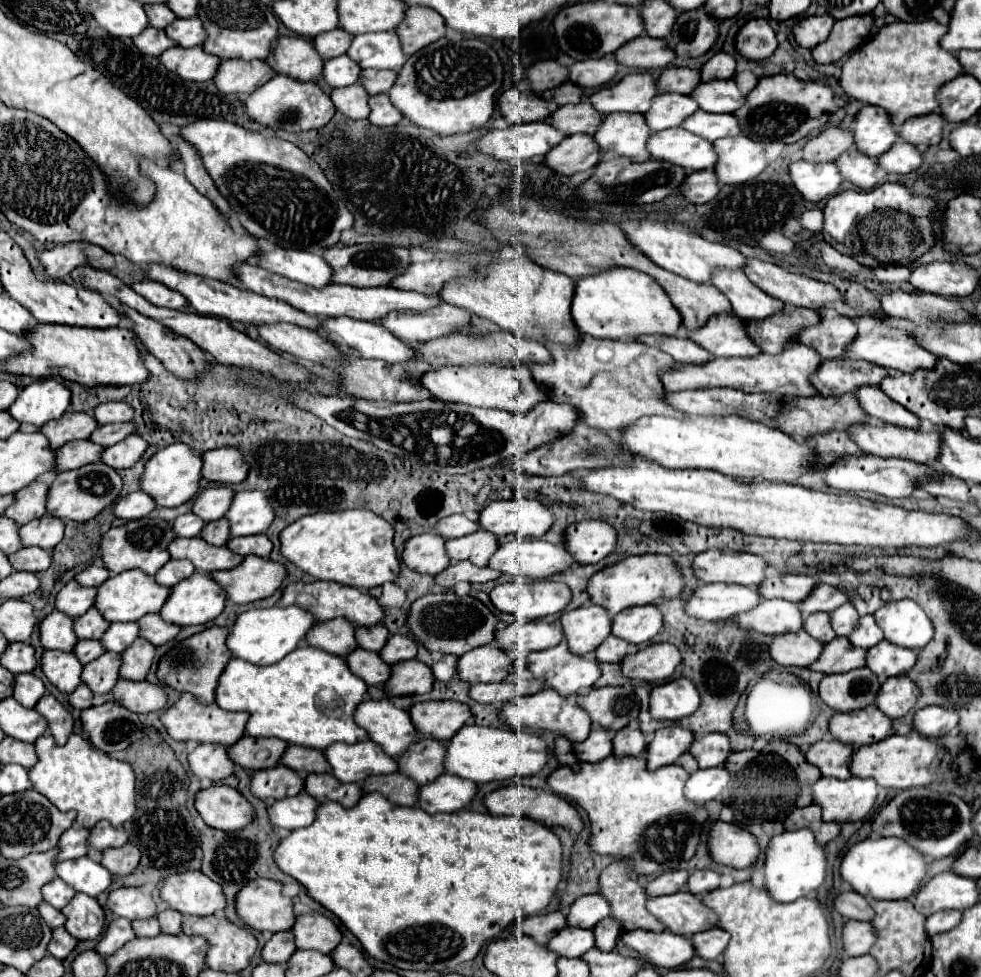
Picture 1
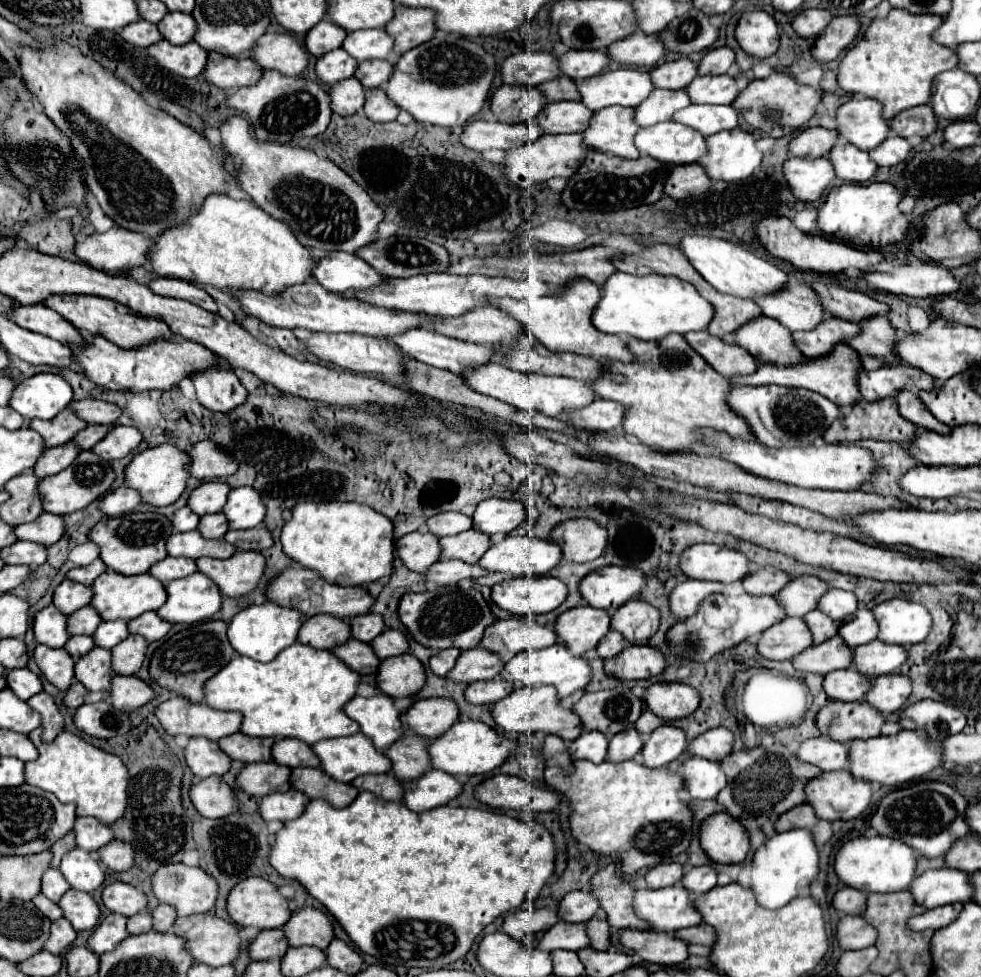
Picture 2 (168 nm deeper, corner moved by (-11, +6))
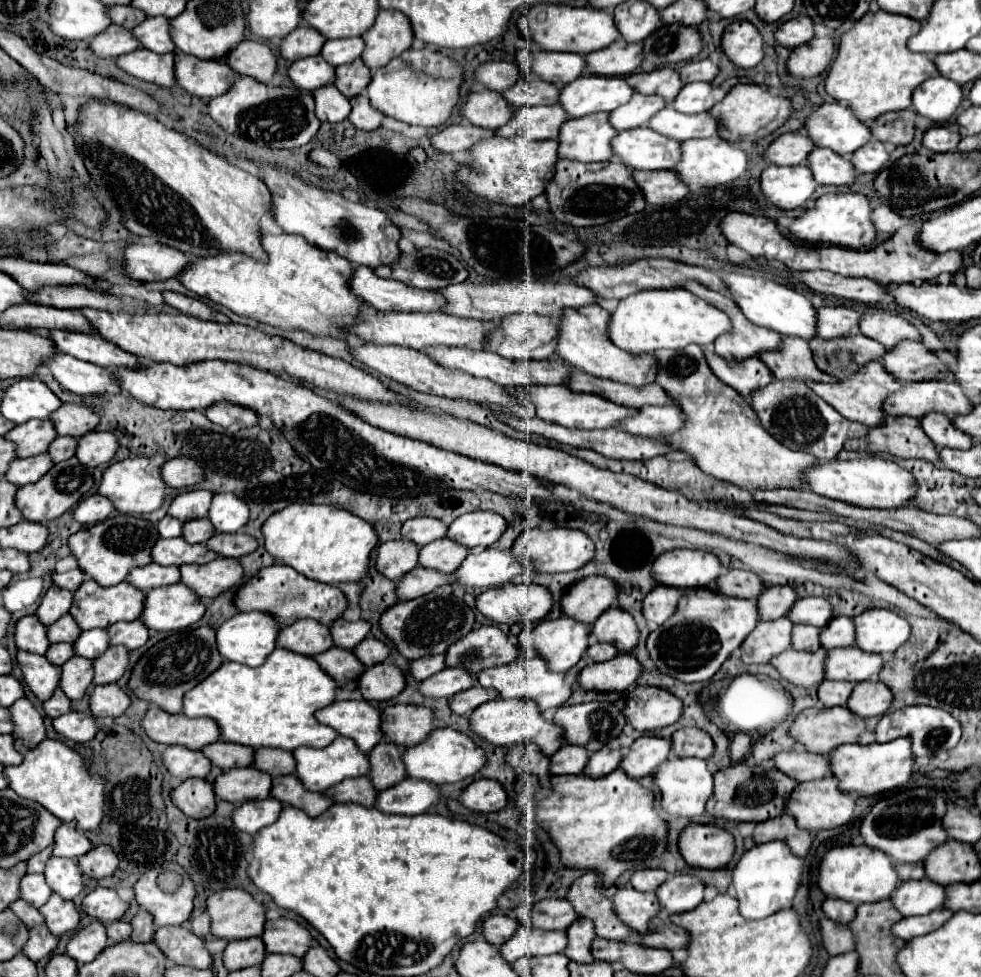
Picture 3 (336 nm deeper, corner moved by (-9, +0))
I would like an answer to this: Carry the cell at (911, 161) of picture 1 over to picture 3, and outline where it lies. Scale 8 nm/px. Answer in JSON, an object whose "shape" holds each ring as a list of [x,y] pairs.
{"shape":[[[872,139],[870,143],[866,143],[866,147],[854,151],[854,155],[850,157],[850,161],[854,163],[854,169],[858,173],[878,173],[884,163],[888,161],[890,151],[884,143]]]}

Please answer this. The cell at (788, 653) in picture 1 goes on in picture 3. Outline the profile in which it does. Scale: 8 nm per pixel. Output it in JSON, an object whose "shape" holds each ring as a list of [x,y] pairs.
{"shape":[[[788,617],[762,621],[746,637],[746,643],[740,647],[740,659],[744,663],[768,663],[774,655],[790,649],[792,621]]]}

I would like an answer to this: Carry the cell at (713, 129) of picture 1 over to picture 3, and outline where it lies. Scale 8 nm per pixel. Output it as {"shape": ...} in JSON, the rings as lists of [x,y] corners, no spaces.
{"shape":[[[664,107],[662,111],[658,111],[658,115],[654,115],[654,119],[650,119],[648,127],[652,131],[658,131],[660,135],[666,135],[676,141],[712,137],[718,131],[718,123],[712,115],[708,115],[708,113],[684,115],[672,107]]]}

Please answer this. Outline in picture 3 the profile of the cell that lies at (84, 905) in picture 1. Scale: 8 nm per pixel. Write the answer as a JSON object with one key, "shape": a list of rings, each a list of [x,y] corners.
{"shape":[[[50,895],[48,903],[42,905],[42,915],[44,915],[44,921],[50,929],[52,935],[62,935],[62,933],[68,933],[68,931],[74,931],[80,923],[80,913],[78,909],[74,907],[72,901],[64,901],[62,897],[58,895]]]}

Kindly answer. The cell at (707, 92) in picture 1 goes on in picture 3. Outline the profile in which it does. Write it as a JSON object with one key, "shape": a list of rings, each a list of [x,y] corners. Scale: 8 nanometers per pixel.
{"shape":[[[688,83],[674,99],[672,107],[680,113],[704,113],[716,103],[710,91],[712,85],[708,83]]]}

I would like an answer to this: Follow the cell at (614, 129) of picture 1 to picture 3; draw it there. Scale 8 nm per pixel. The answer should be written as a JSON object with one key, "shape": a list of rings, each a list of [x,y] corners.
{"shape":[[[608,113],[568,119],[560,127],[558,155],[574,161],[608,161],[612,157],[610,141],[618,131],[608,123]]]}

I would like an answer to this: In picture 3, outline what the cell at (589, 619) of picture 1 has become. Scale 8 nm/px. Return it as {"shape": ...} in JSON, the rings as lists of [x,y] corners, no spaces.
{"shape":[[[560,617],[554,621],[540,621],[530,631],[522,631],[518,635],[520,653],[524,653],[526,657],[546,659],[550,671],[558,671],[558,673],[566,673],[570,667],[574,667],[580,661],[580,657],[586,653],[588,645],[590,645],[590,625],[584,625],[570,617]]]}

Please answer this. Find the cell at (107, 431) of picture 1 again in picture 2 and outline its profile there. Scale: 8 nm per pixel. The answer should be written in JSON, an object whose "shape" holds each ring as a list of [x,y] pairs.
{"shape":[[[88,425],[84,431],[80,431],[74,441],[82,447],[82,449],[92,449],[98,441],[102,441],[102,437],[106,437],[106,433],[112,429],[114,425]]]}

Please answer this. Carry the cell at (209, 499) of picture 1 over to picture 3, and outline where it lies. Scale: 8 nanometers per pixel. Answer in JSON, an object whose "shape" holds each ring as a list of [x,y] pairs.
{"shape":[[[200,489],[186,491],[172,499],[172,503],[168,507],[168,515],[174,519],[180,519],[182,523],[206,517],[206,513],[210,509],[210,501],[212,501],[210,491],[200,491]]]}

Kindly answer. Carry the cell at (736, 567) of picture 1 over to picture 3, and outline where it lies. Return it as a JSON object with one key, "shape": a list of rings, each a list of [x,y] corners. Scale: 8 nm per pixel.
{"shape":[[[670,549],[652,563],[654,581],[678,589],[710,587],[722,571],[714,553],[698,549]]]}

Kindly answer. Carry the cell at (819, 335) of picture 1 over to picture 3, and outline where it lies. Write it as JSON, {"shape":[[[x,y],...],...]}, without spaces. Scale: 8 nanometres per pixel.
{"shape":[[[904,341],[896,349],[890,349],[882,363],[890,375],[902,381],[926,381],[938,379],[938,373],[946,371],[946,365],[922,343]]]}

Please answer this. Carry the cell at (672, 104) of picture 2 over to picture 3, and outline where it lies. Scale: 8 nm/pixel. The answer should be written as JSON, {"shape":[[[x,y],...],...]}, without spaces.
{"shape":[[[634,93],[630,103],[624,103],[622,107],[618,107],[618,111],[610,113],[610,125],[616,131],[624,131],[624,129],[634,129],[634,127],[642,127],[648,123],[648,119],[660,111],[662,107],[666,107],[666,103],[662,101],[662,97],[658,95],[642,95],[642,93]]]}

